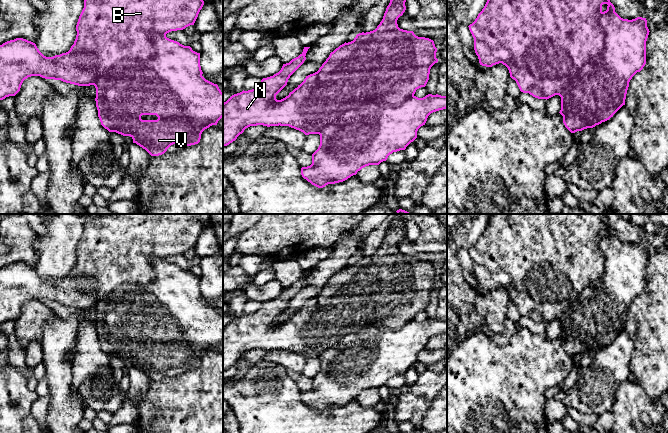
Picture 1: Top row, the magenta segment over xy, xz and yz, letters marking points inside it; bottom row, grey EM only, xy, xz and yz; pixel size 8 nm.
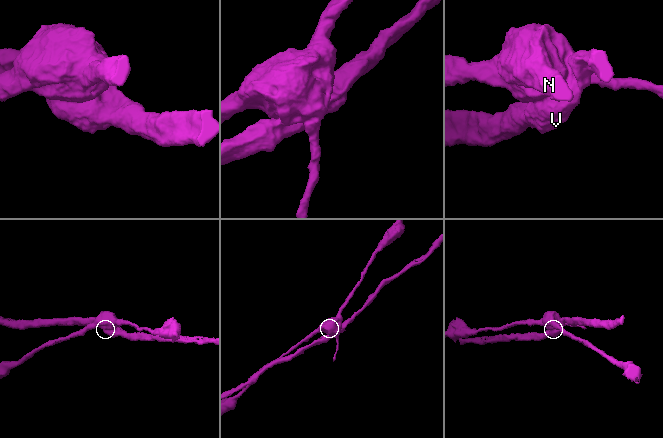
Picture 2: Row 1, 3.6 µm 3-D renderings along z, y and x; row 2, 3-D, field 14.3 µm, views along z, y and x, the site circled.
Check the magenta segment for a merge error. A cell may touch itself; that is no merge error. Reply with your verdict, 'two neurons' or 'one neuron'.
two neurons

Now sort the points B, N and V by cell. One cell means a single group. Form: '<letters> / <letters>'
B N / V

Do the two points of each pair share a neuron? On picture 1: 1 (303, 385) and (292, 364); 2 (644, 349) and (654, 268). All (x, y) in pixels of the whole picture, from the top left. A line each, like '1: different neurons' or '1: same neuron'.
1: different neurons
2: same neuron

